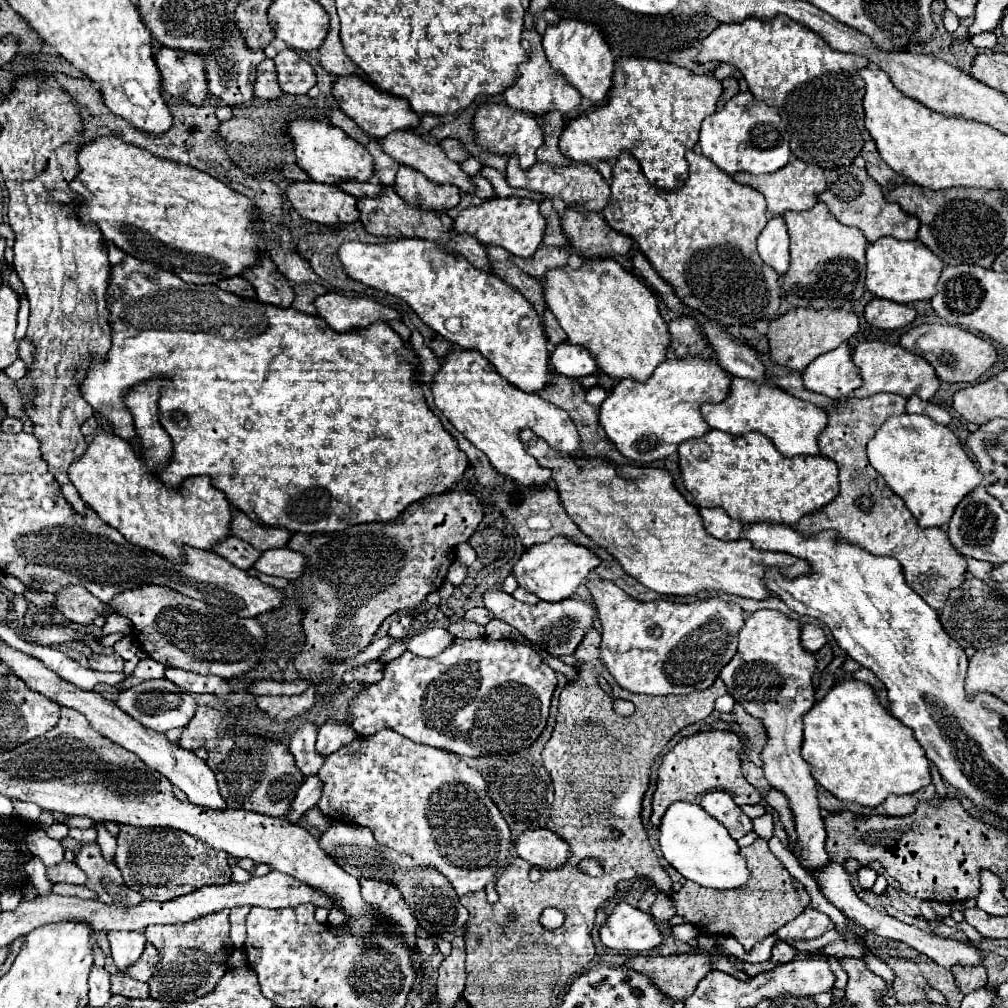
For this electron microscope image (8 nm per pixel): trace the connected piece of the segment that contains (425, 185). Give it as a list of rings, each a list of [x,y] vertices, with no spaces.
[[[409,166],[399,168],[395,192],[407,204],[417,204],[425,210],[451,210],[461,200],[459,188],[453,188],[451,184],[435,184]]]

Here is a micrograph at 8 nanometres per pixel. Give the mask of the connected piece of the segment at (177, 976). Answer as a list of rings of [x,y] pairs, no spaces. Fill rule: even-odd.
[[[229,910],[203,916],[203,920],[193,920],[181,926],[151,926],[145,928],[143,936],[159,952],[159,964],[149,980],[151,998],[167,1002],[193,1002],[209,994],[219,978],[227,972],[227,958],[233,952],[229,938]]]

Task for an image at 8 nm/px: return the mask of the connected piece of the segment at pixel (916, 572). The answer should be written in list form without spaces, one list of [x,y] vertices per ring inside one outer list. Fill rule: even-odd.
[[[761,354],[761,360],[765,360],[767,368],[771,368],[771,374],[777,376],[777,384],[785,388],[787,393],[817,404],[825,406],[829,410],[829,428],[819,434],[819,450],[823,456],[831,458],[839,466],[839,480],[841,480],[841,492],[835,502],[827,504],[819,512],[805,516],[797,524],[797,532],[803,536],[819,534],[825,530],[835,530],[837,540],[841,544],[855,544],[873,556],[891,556],[897,558],[903,566],[903,574],[907,584],[933,608],[941,610],[947,602],[947,596],[953,588],[959,588],[965,580],[967,572],[967,560],[955,550],[955,546],[949,542],[945,530],[941,528],[921,528],[915,520],[915,516],[907,510],[903,500],[895,496],[891,488],[887,488],[885,480],[879,476],[879,472],[869,464],[865,446],[875,436],[875,432],[881,428],[881,424],[895,414],[905,412],[905,398],[899,394],[875,394],[871,398],[855,400],[855,406],[845,410],[835,410],[833,400],[821,394],[815,394],[807,388],[803,388],[801,374],[789,372],[777,364],[773,364],[765,354]]]

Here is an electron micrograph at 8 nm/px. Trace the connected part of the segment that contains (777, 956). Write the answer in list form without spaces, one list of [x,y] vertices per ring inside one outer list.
[[[777,942],[775,946],[773,946],[773,952],[771,952],[771,962],[775,964],[775,966],[779,966],[779,964],[787,964],[787,962],[793,962],[795,958],[811,958],[813,954],[799,954],[791,944],[787,944],[787,942]]]

